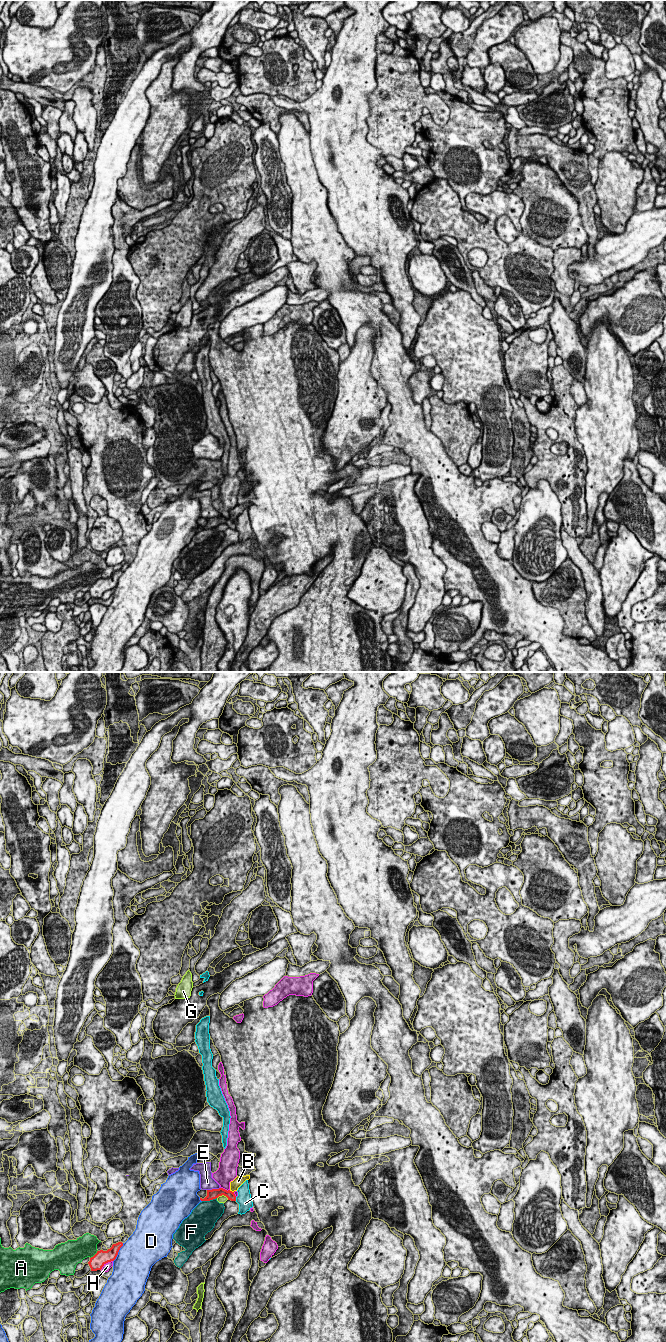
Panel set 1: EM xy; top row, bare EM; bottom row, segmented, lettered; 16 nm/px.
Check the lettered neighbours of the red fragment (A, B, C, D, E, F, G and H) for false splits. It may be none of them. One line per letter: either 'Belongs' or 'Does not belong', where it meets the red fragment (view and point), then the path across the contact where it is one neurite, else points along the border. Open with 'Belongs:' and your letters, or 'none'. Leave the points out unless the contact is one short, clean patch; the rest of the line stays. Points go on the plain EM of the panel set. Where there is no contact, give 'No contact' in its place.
Belongs: B
A: Does not belong. Touches red at xy (95, 582)
B: Belongs. Touches red at xy (231, 519). Path across: xy (216, 521), (231, 519), (238, 509)
C: Does not belong. Touches red at xy (235, 527). Boundary: xy (235, 525), (236, 528)
D: Does not belong. Touches red at xy (118, 579)
E: Does not belong. Touches red at xy (213, 517). Boundary: xy (220, 515), (207, 518)
F: Does not belong. Touches red at xy (209, 528)
G: Does not belong. Touches red at xy (223, 522)
H: Does not belong. Touches red at xy (106, 590)

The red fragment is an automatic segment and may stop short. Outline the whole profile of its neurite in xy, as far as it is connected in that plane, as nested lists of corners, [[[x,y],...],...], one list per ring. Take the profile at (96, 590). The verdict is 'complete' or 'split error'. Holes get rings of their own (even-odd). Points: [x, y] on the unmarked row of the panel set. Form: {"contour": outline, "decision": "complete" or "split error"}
{"contour": [[[118,570],[116,572],[113,572],[112,575],[107,579],[97,579],[97,581],[93,585],[91,585],[90,589],[88,590],[91,599],[101,598],[106,591],[114,589],[122,574],[123,571]]], "decision": "complete"}

